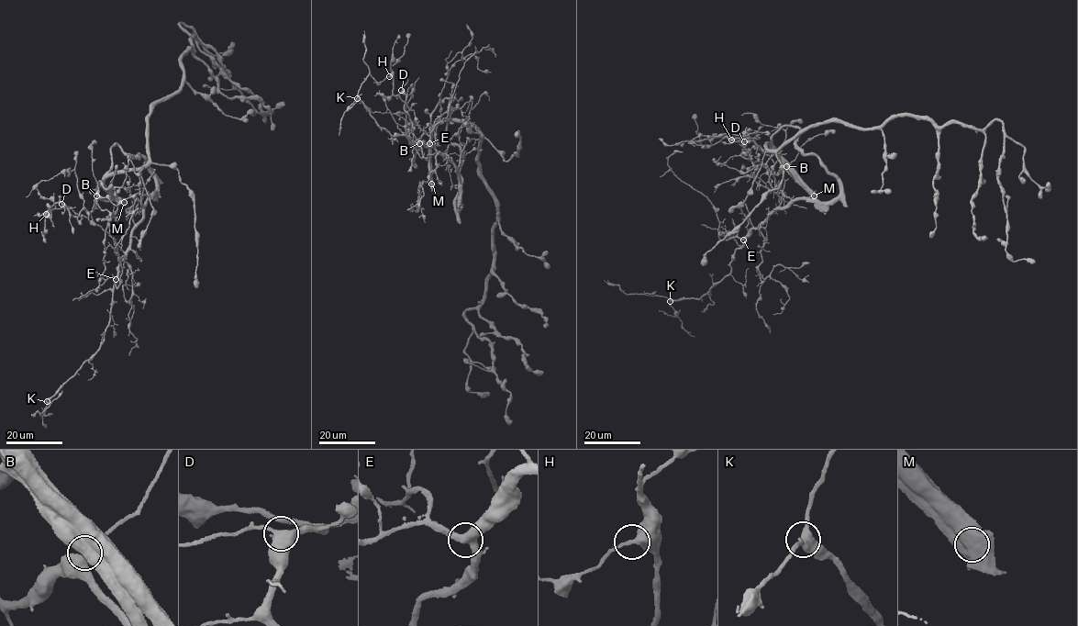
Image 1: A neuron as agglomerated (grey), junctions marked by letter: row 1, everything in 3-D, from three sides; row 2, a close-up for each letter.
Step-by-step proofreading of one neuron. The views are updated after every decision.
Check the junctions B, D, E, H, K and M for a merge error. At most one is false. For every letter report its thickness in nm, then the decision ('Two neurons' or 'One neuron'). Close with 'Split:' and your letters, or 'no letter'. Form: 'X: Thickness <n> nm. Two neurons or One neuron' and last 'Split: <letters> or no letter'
B: Thickness 440 nm. One neuron
D: Thickness 440 nm. One neuron
E: Thickness 400 nm. One neuron
H: Thickness 400 nm. One neuron
K: Thickness 400 nm. One neuron
M: Thickness 950 nm. Two neurons
Split: M

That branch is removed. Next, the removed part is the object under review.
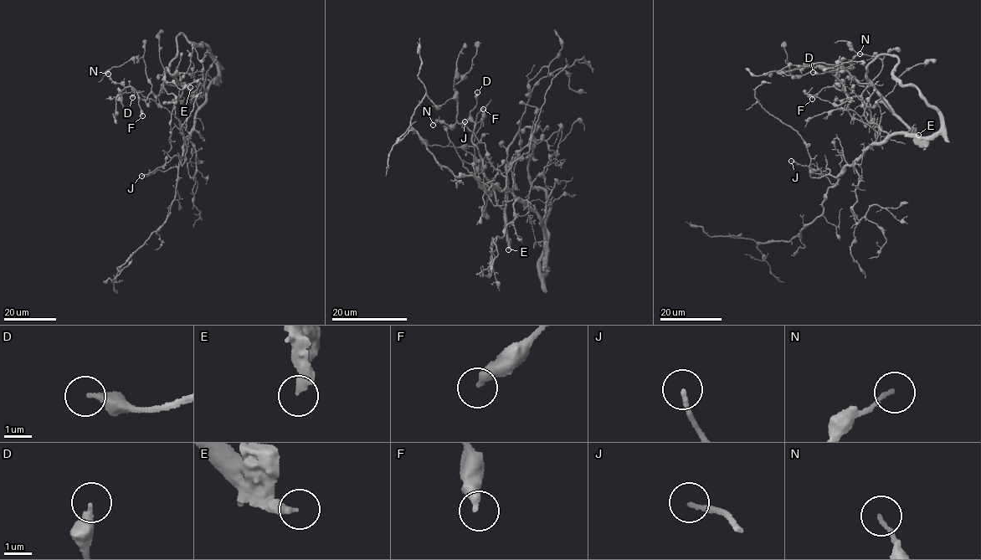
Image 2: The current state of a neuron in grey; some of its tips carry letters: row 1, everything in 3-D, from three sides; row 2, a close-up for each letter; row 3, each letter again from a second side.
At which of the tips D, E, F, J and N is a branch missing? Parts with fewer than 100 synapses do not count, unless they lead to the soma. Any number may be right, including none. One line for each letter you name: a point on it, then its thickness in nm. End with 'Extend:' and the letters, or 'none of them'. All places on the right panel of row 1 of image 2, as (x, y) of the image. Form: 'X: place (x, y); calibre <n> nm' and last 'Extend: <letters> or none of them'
E: place (918, 135); calibre 320 nm
Extend: E

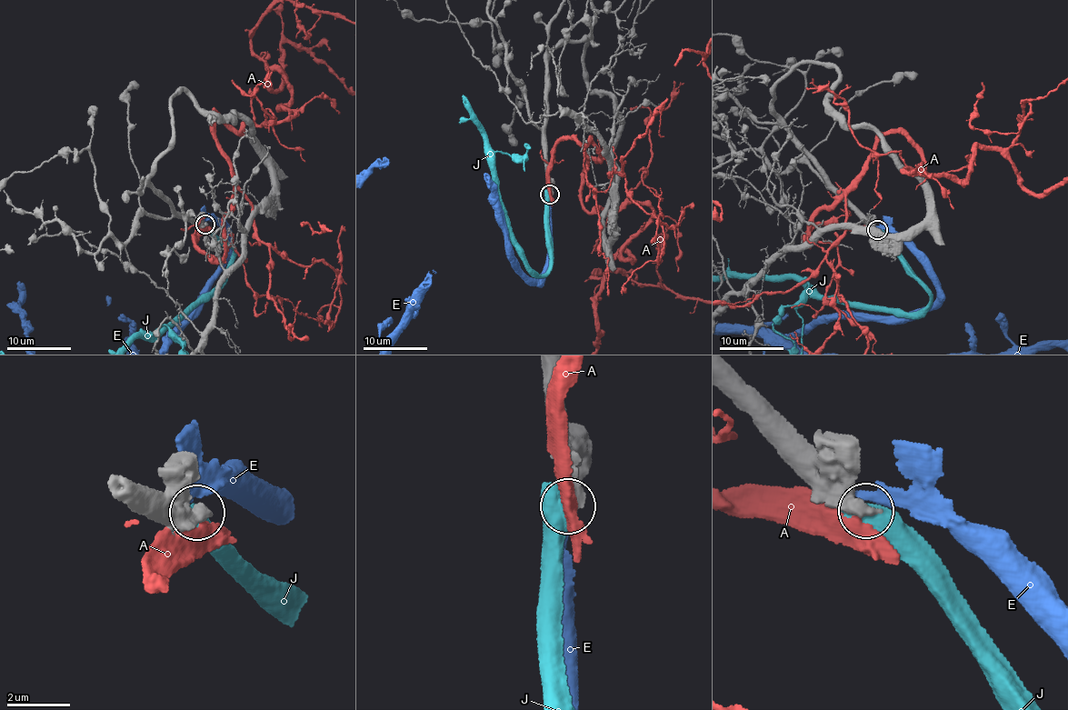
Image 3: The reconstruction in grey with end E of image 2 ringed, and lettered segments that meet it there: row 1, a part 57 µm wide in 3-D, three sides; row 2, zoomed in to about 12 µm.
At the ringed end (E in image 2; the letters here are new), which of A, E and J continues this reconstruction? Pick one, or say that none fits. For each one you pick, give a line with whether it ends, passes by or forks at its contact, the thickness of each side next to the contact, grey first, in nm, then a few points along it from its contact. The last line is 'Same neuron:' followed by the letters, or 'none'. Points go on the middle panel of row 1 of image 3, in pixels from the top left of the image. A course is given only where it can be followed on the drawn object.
J: it ends there; 550 nm thick on the grey side, 750 nm on the other
Same neuron: J

